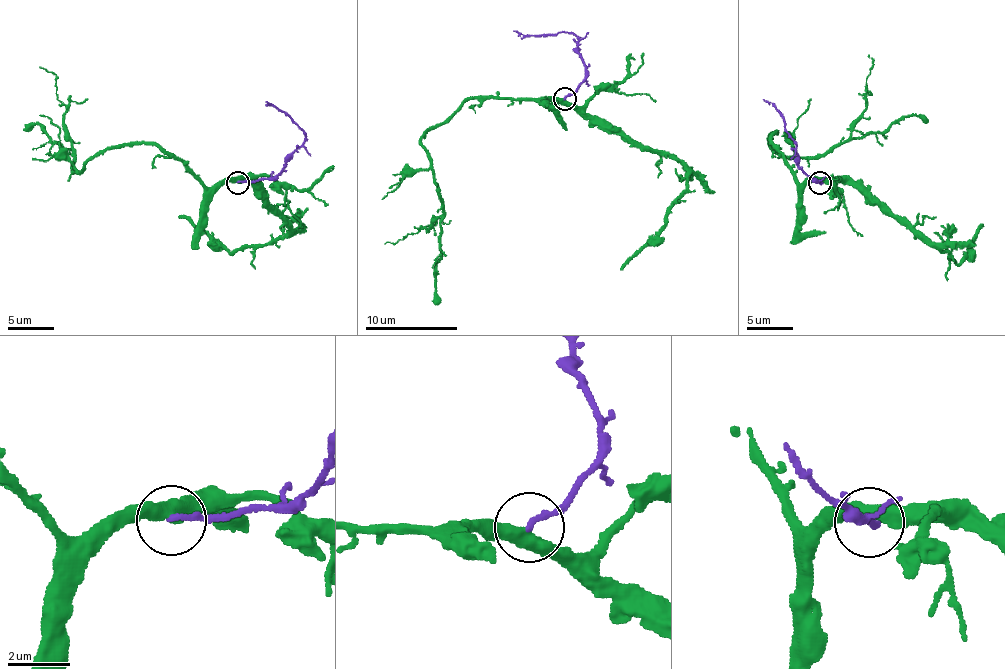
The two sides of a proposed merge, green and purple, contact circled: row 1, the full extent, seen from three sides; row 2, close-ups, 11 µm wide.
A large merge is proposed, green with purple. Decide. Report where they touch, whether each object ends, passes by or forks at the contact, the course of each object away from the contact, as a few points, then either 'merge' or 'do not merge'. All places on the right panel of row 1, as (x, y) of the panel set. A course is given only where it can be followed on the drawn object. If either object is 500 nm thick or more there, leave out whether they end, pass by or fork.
at (819, 182); green passes by; purple ends there; green runs (818, 180), (797, 182), (776, 133), (768, 133), (786, 157), (819, 156), (849, 137), (866, 109), (868, 54); purple runs (819, 183), (800, 168), (795, 144), (781, 115), (763, 100); do not merge

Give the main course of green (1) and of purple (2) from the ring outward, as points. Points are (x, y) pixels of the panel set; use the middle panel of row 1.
1: (562, 98), (482, 99), (429, 126), (421, 142), (442, 214), (430, 230), (384, 244)
2: (565, 98), (577, 90), (585, 71), (579, 56), (579, 38), (570, 33), (545, 34), (514, 30)

